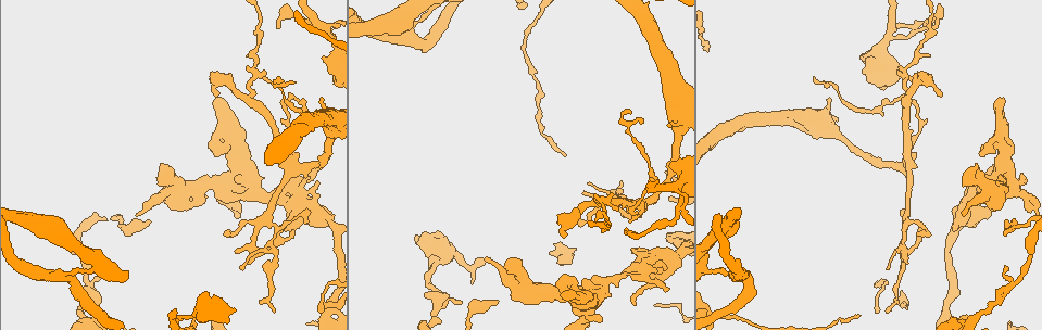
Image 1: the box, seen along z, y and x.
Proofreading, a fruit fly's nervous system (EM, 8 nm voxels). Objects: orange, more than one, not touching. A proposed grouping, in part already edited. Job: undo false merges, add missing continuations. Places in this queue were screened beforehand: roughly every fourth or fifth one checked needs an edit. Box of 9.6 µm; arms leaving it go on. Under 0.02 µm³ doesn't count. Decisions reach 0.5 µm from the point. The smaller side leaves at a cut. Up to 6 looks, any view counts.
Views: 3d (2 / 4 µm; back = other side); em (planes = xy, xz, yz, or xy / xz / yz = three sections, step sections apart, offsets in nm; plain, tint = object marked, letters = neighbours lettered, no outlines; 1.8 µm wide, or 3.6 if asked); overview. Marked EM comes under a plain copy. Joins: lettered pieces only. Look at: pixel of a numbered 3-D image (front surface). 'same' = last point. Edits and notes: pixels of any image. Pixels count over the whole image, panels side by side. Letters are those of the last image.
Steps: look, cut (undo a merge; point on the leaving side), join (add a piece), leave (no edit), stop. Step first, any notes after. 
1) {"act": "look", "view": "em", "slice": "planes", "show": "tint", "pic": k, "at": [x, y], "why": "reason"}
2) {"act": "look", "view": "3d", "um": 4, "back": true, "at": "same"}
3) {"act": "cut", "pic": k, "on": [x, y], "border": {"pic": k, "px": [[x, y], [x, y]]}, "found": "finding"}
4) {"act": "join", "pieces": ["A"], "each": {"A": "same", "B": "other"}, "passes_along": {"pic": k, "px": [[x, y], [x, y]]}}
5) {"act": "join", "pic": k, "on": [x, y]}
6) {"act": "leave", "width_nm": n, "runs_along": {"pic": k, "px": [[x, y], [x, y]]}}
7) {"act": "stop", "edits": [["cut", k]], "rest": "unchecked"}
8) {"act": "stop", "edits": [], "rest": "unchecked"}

{"act": "look", "view": "em", "slice": "planes", "show": "letters", "pic": 1, "at": [986, 195], "why": "sharp bend"}

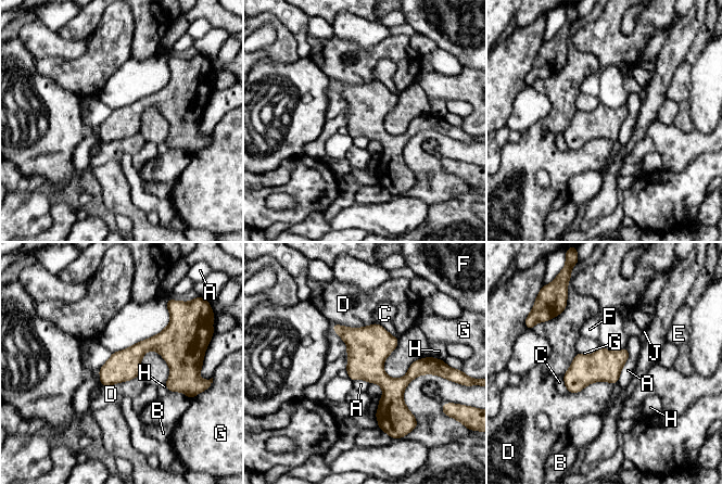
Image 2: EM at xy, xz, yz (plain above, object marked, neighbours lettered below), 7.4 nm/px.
{"act": "leave", "each": {"A": "other", "B": "other", "C": "other", "D": "other", "E": "other", "F": "other", "G": "other", "H": "other", "J": "other"}, "found": "continuous, no second cell"}

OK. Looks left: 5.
{"act": "look", "view": "3d", "um": 4, "back": true, "pic": 1, "at": [255, 248], "why": "sharp bend"}

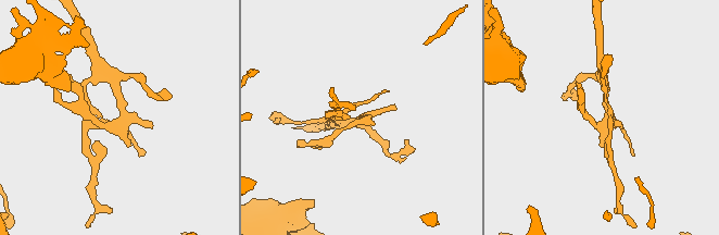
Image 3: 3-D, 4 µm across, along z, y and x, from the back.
{"act": "look", "view": "em", "slice": "planes", "show": "letters", "pic": 3, "at": [119, 120]}

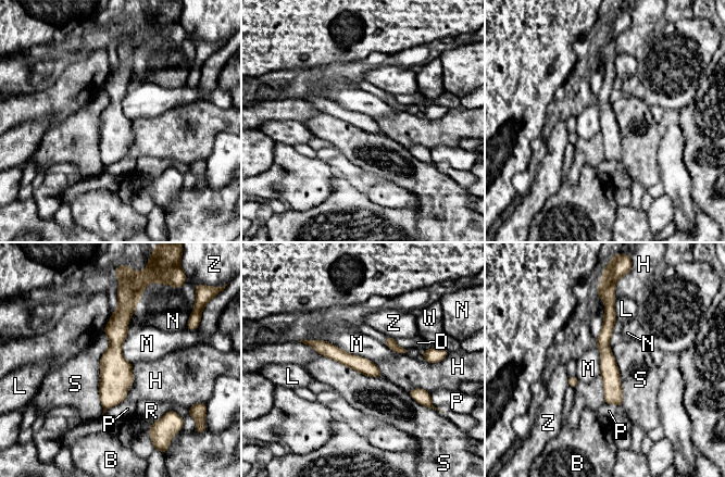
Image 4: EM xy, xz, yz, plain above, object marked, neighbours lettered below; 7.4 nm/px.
{"act": "leave", "longest_contact_nm": ["S", 600], "each": {"B": "other", "D": "other", "H": "other", "L": "other", "M": "other", "N": "other", "P": "other", "R": "other", "S": "other", "W": "other", "Z": "other"}, "runs_along": {"pic": 4, "px": [[125, 299], [105, 406]]}, "found": "continuous, no second cell"}

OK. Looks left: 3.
{"act": "look", "view": "em", "slice": "yz", "step": 8, "show": "tint", "pic": 1, "at": [1003, 145], "why": "three-way junction"}

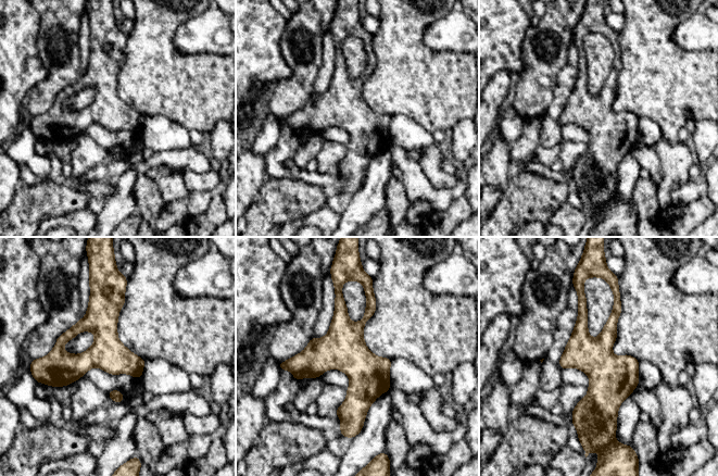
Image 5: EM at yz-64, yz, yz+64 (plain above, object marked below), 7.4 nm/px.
{"act": "look", "view": "em", "slice": "planes", "show": "letters", "at": "same", "why": "cut it another way"}

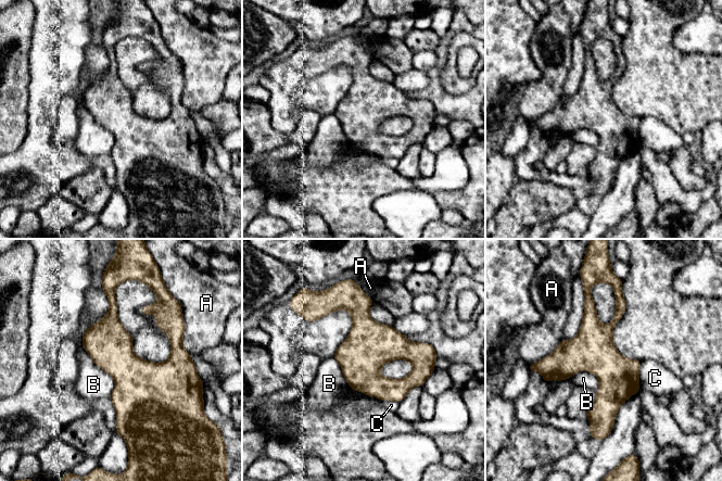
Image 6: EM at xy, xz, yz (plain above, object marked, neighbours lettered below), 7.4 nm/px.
{"act": "leave", "each": {"A": "other", "B": "other", "C": "other"}, "border": {"pic": 6, "px": [[81, 345], [113, 378], [111, 396]]}, "found": "continuous, no second cell"}

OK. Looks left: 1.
{"act": "stop", "edits": [], "rest": "unchecked"}

